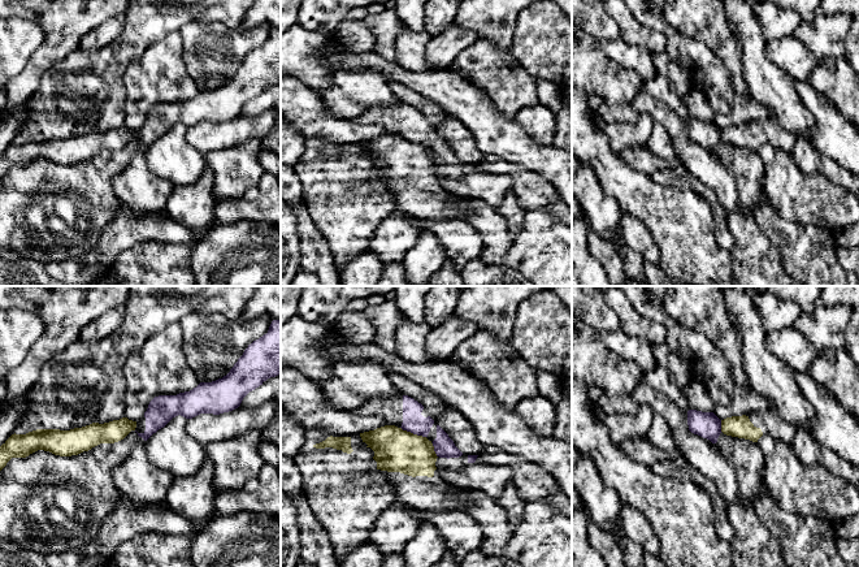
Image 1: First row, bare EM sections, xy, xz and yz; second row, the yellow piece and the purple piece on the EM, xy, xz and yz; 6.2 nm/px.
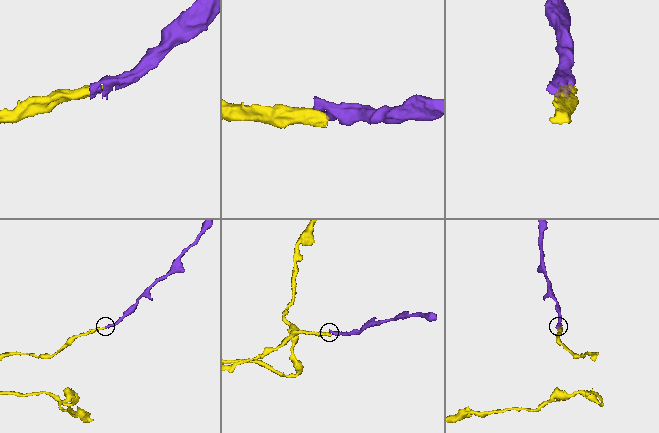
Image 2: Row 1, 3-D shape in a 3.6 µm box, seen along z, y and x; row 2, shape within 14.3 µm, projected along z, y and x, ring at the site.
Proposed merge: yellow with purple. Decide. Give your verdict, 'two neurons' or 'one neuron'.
two neurons

